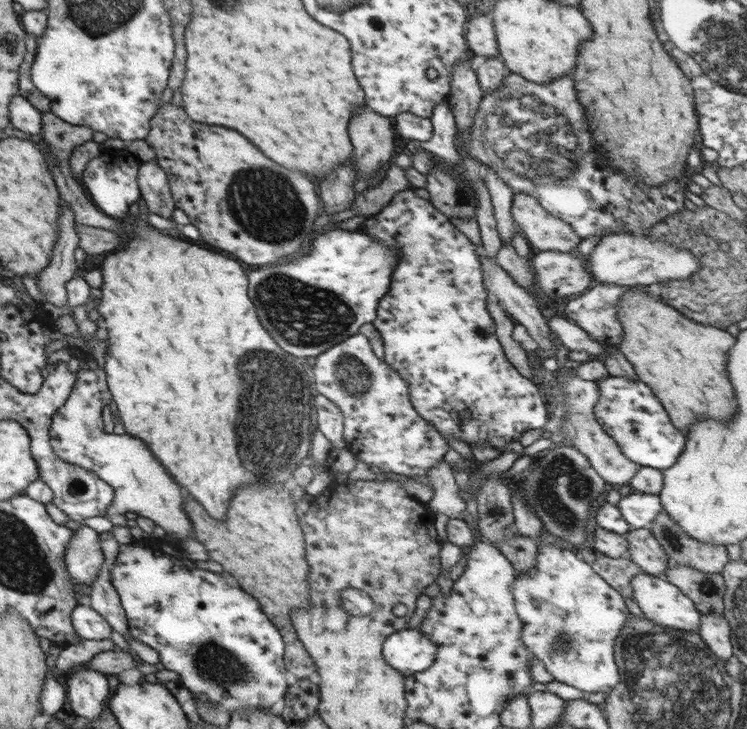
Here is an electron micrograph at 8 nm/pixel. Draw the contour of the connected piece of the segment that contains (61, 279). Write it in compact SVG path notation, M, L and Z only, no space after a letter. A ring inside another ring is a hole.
M62 205L61 215L57 218L60 235L56 247L53 248L53 256L49 265L39 272L38 286L46 296L45 302L51 302L58 308L67 308L67 290L65 284L75 276L76 248L79 246L79 238L74 230L76 225L75 214L72 209Z

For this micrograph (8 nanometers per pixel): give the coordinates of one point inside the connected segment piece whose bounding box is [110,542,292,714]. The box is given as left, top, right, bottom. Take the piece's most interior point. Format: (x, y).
(225, 650)

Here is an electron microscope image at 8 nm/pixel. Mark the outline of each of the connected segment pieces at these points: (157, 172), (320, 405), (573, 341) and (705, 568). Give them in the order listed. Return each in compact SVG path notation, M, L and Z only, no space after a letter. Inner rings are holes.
M156 160L140 164L137 183L149 212L172 219L175 202L171 193L171 180Z
M315 393L316 422L320 432L330 440L333 450L347 448L344 438L343 412L327 397Z
M560 315L552 316L548 321L548 327L569 351L587 352L595 359L607 353L607 345L590 339L587 332L582 330L578 324Z
M662 510L648 526L672 562L696 567L705 573L720 573L729 561L726 545L700 542L689 537L669 514Z

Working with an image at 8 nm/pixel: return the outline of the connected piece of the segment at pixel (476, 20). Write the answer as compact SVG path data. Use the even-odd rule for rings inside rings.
M476 14L467 20L465 39L473 55L499 57L494 26L486 16Z

